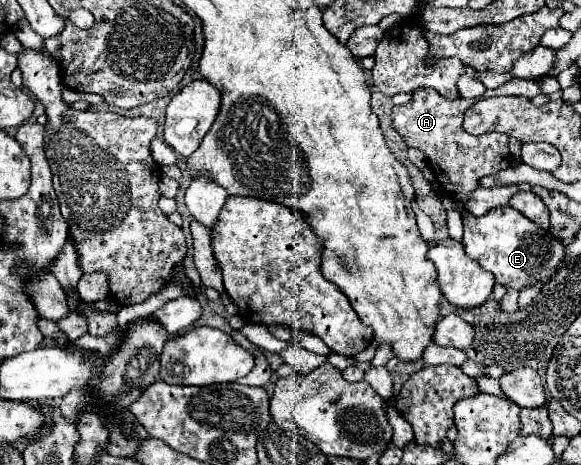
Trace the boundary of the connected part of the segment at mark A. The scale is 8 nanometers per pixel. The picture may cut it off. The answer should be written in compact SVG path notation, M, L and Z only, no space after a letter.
M514 78L496 90L486 90L481 97L474 99L456 98L448 100L438 94L434 88L418 88L412 94L412 100L404 106L392 108L392 120L396 132L404 138L408 146L422 150L428 156L430 168L436 174L436 182L448 194L452 194L458 202L466 204L474 188L478 188L478 180L482 176L494 174L502 168L510 166L510 152L508 152L508 136L506 134L482 134L472 136L462 128L464 110L470 108L478 100L492 96L525 96L532 99L540 94L540 86L536 80L522 80Z

